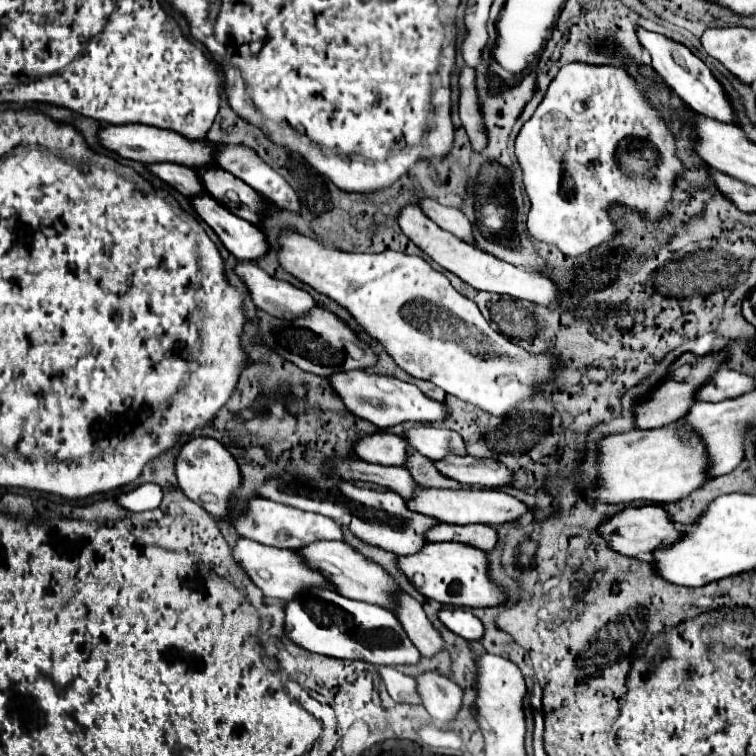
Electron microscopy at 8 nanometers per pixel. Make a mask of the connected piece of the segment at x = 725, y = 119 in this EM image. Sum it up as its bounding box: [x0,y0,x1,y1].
[637,27,737,123]

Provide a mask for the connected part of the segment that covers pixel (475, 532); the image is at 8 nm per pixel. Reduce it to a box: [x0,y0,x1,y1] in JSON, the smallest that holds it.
[427,523,497,551]

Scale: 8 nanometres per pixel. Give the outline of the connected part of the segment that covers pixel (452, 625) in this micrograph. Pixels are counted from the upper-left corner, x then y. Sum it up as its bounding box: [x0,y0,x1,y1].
[439,609,485,641]

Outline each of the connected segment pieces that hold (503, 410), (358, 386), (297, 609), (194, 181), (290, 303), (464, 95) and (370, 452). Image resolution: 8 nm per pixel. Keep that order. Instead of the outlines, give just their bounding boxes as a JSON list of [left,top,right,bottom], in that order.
[[279,231,565,417],[329,371,451,427],[285,589,421,667],[149,163,207,197],[235,261,317,317],[459,67,489,153],[357,433,407,467]]

